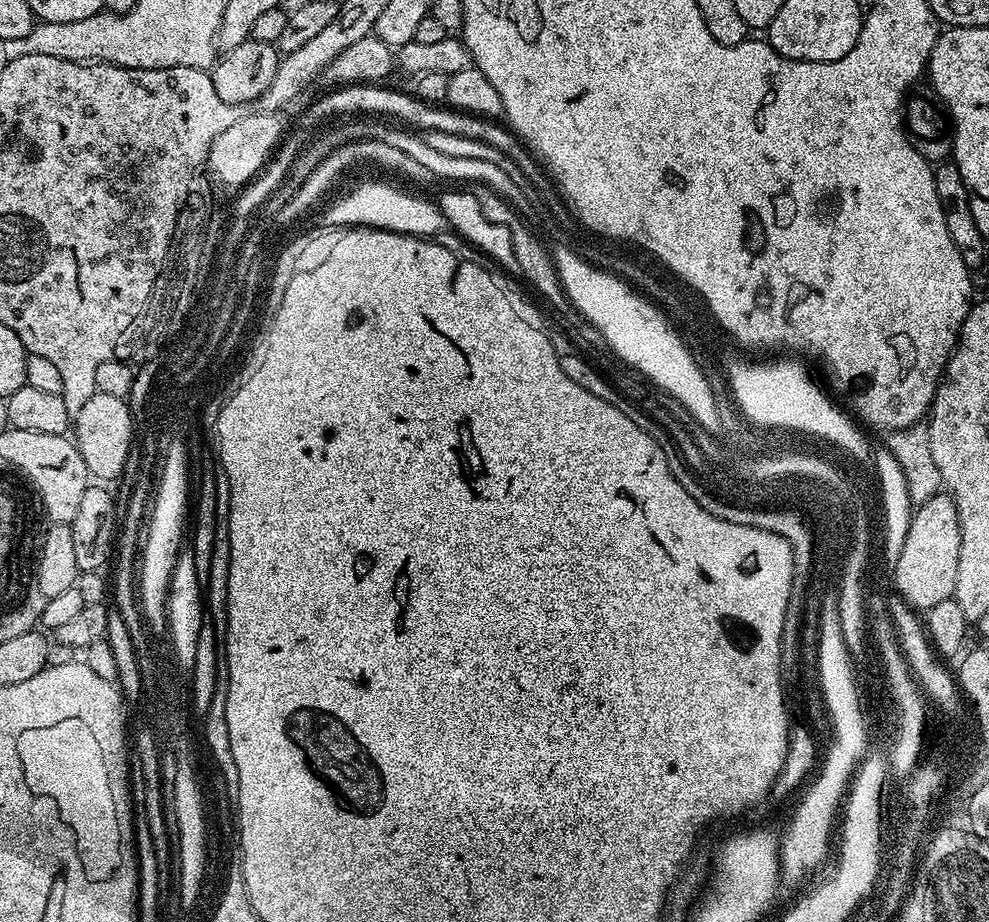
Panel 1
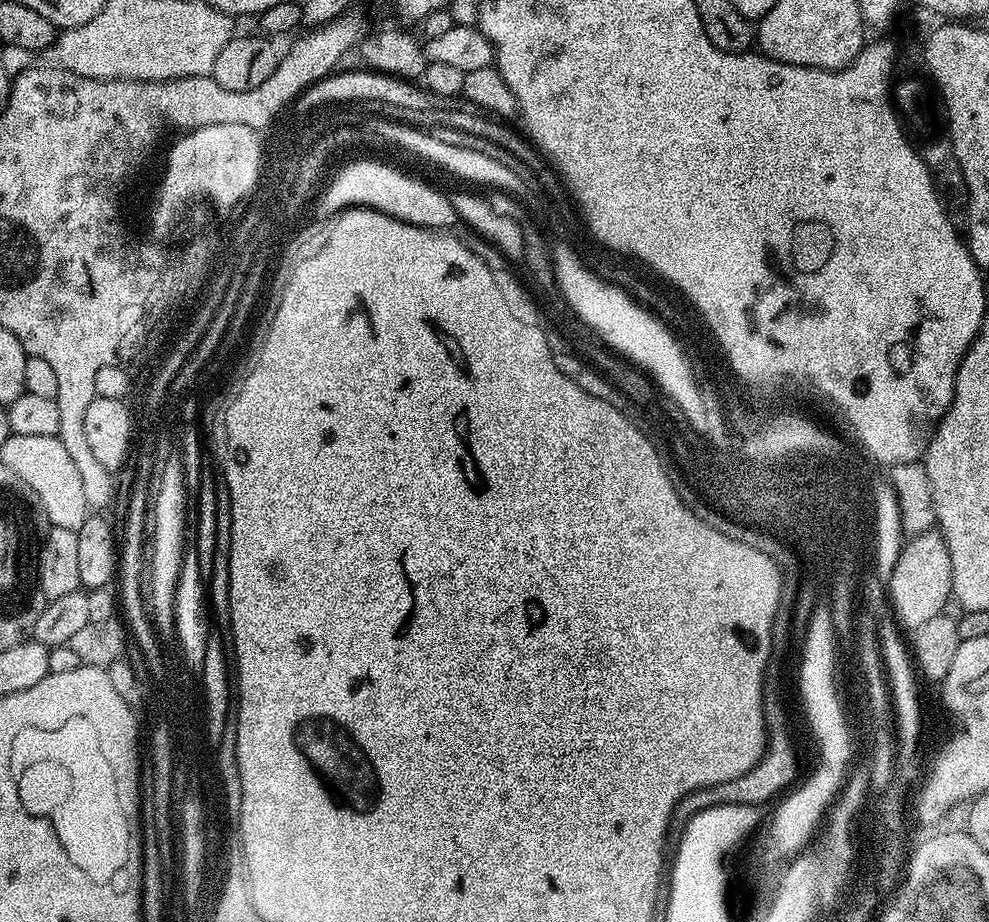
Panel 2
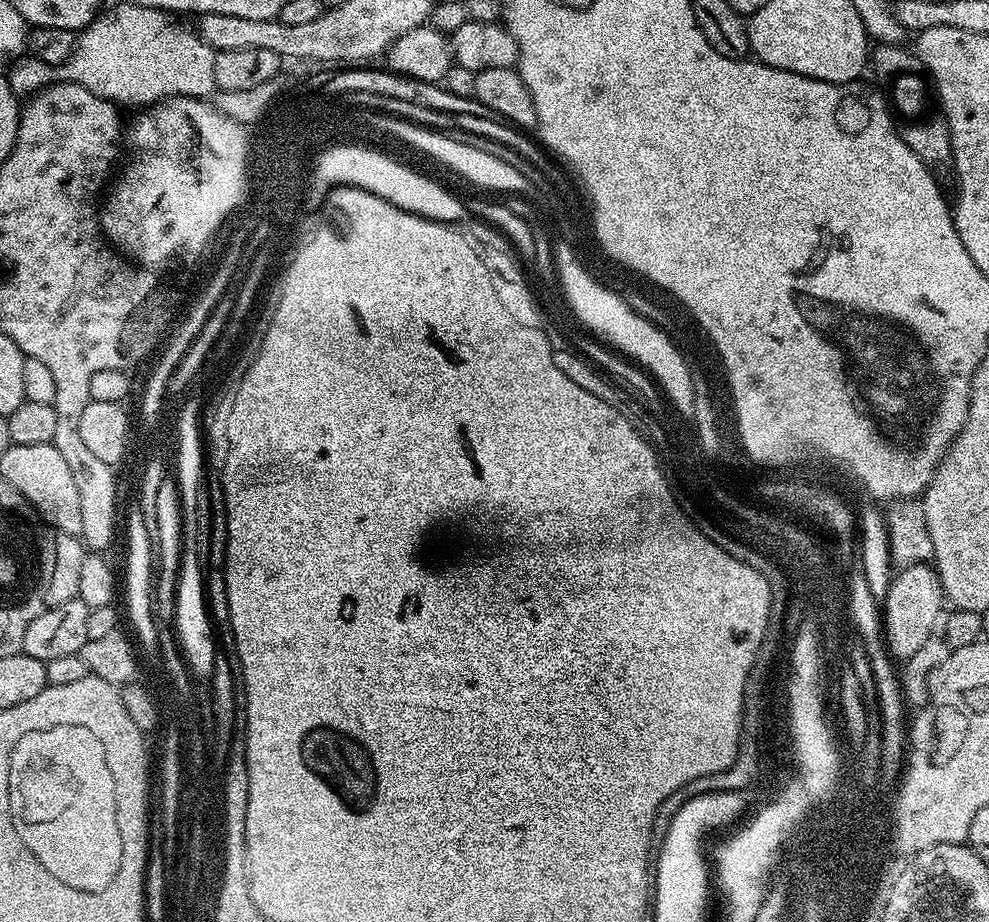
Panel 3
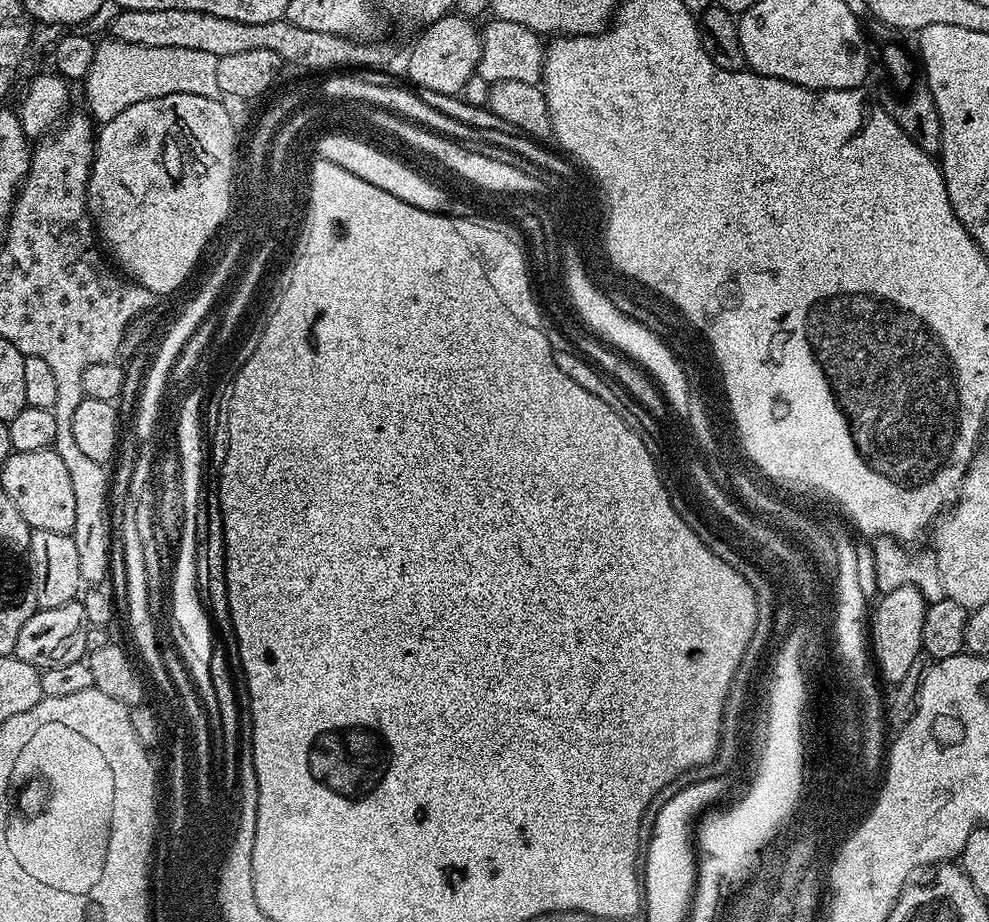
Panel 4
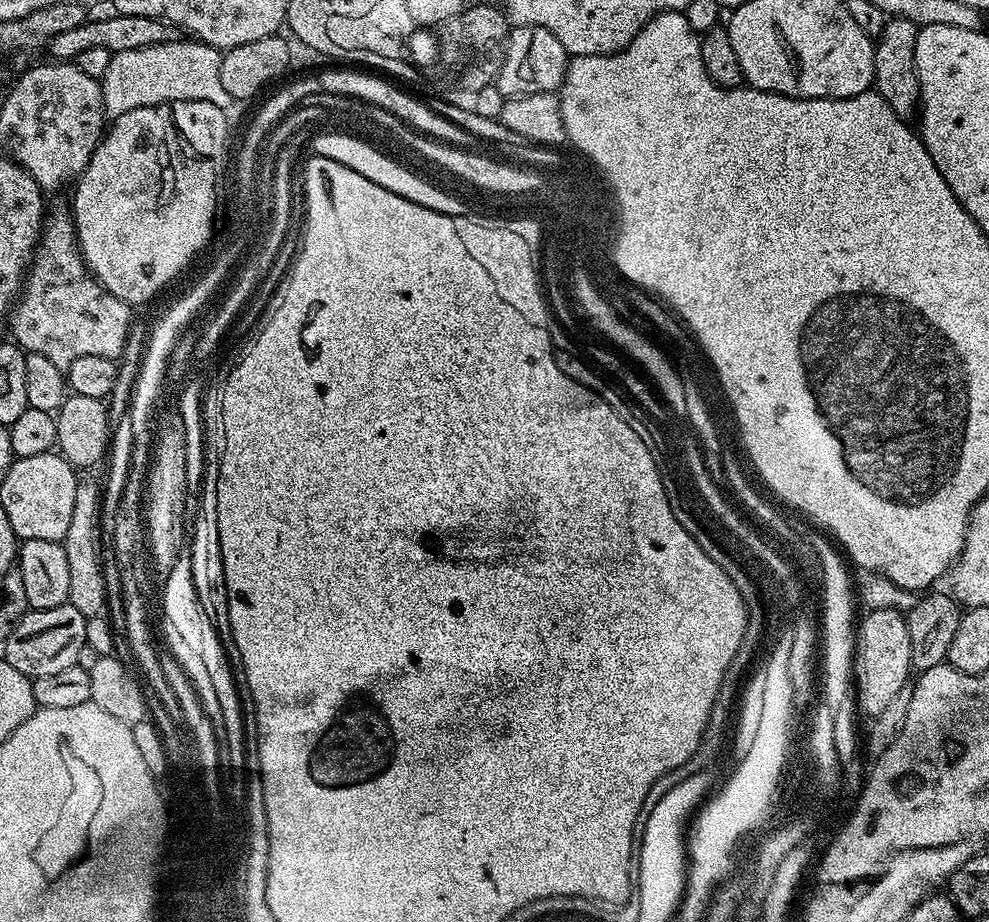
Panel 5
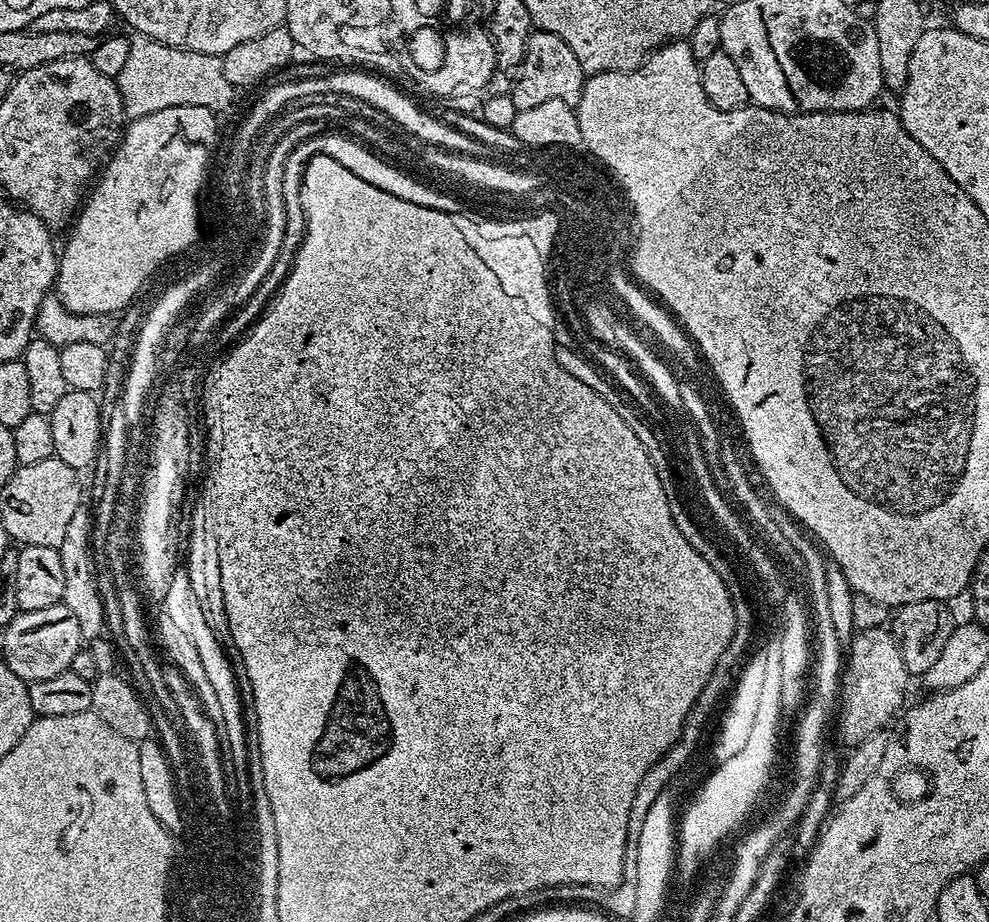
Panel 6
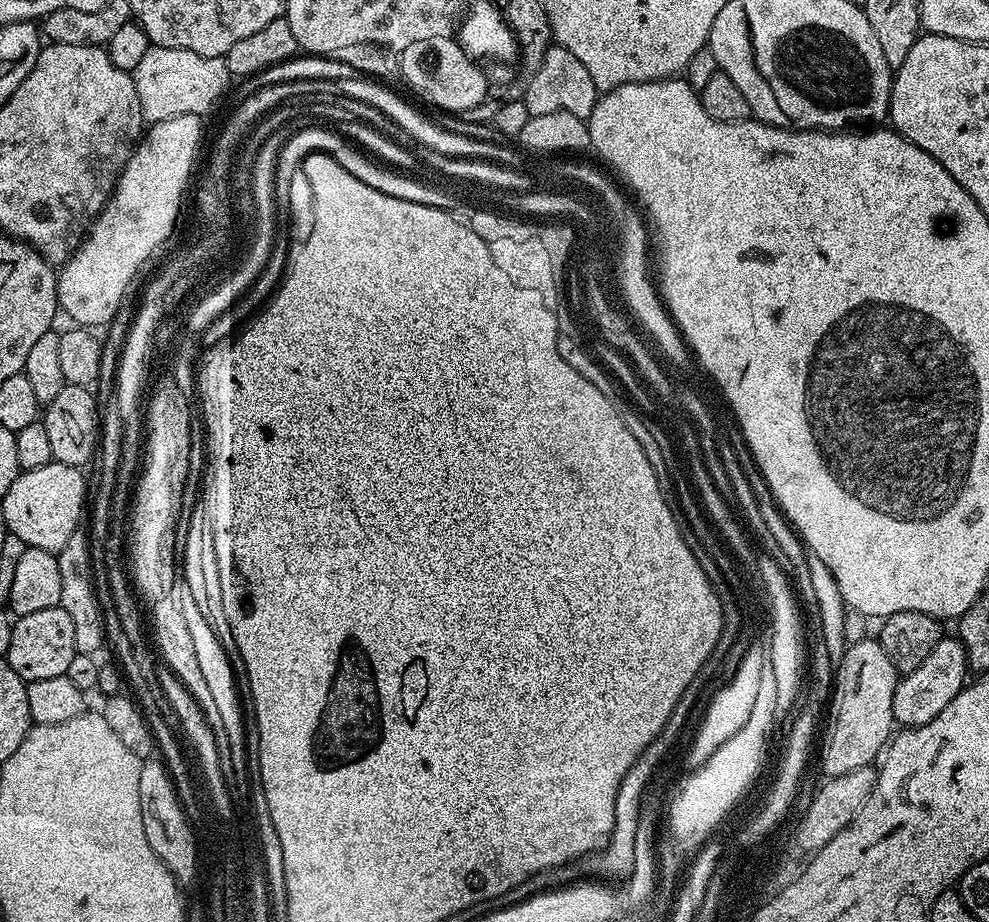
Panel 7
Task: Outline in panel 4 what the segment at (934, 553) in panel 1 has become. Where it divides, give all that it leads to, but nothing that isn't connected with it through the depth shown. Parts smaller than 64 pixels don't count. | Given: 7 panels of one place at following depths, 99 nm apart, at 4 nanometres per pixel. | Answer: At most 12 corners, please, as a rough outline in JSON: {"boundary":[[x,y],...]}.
{"boundary":[[914,586],[890,590],[870,616],[883,683],[922,655],[929,603]]}

